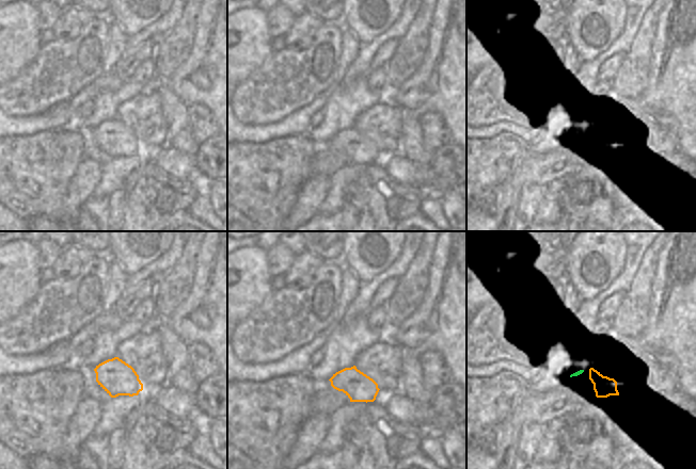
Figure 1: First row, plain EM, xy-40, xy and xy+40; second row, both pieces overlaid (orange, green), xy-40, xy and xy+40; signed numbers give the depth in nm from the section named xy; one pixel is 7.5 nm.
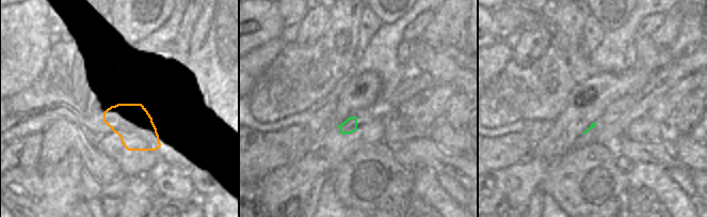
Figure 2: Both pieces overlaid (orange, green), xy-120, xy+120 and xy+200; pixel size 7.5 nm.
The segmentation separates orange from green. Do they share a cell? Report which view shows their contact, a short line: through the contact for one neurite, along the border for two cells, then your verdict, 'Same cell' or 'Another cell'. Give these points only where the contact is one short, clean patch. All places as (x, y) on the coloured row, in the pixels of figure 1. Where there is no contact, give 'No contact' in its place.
No contact. Another cell

